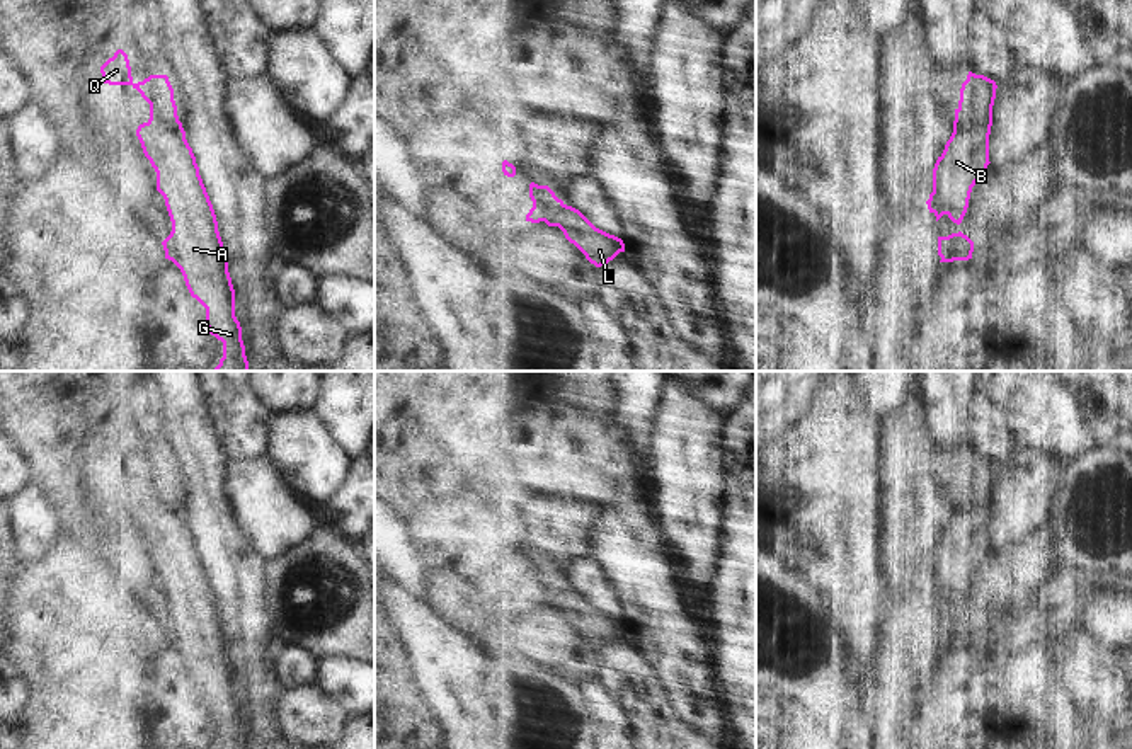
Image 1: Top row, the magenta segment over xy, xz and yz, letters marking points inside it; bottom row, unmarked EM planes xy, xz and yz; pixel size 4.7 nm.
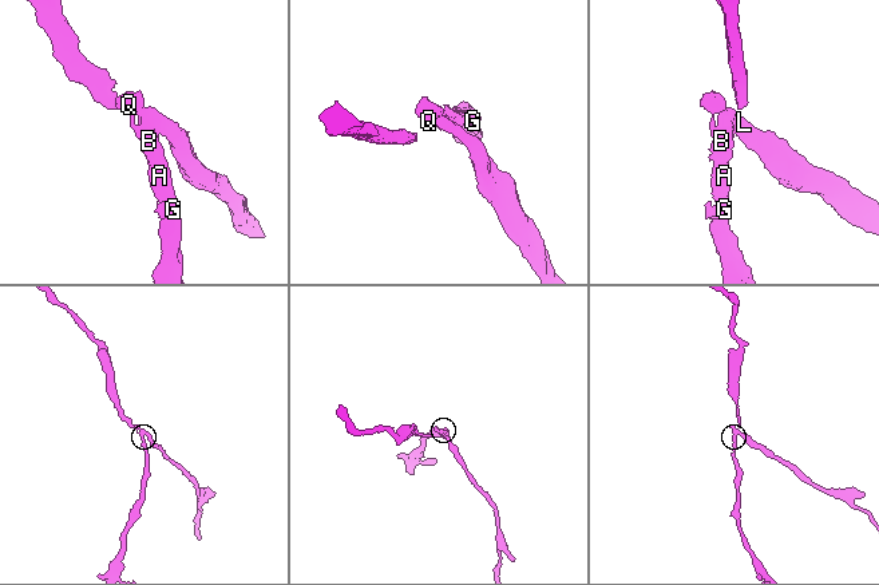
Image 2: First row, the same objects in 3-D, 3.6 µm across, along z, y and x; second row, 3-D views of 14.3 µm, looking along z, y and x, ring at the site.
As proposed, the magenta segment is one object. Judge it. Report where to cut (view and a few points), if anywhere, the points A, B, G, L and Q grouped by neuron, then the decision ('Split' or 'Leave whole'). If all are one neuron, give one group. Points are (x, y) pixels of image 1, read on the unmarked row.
Split along yz (959, 489), (972, 503), (989, 508). Groups: A B G / L Q. Split.

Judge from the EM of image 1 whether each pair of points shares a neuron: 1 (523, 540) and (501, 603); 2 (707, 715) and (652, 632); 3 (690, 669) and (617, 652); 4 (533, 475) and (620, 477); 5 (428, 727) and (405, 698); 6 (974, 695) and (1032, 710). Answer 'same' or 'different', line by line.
1: different
2: same
3: different
4: same
5: same
6: same

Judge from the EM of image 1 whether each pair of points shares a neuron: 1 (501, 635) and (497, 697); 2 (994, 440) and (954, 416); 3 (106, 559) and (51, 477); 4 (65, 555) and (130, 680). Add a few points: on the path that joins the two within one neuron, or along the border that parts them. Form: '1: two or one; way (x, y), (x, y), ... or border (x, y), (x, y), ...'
1: two; border (484, 646), (489, 649), (523, 651), (538, 661)
2: two; border (974, 388), (967, 400), (967, 451)
3: one; way (106, 538), (106, 531), (72, 497)
4: one; way (65, 586), (65, 606), (106, 649)

